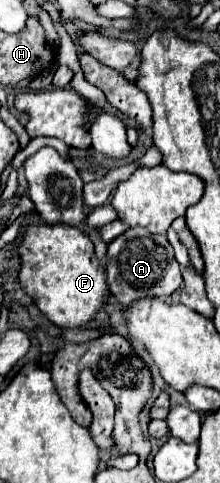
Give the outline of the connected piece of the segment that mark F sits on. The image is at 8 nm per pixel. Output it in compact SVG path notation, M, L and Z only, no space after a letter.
M29 226L19 254L23 262L19 282L53 324L61 328L81 328L109 302L105 264L97 260L93 242L81 230L69 226Z

